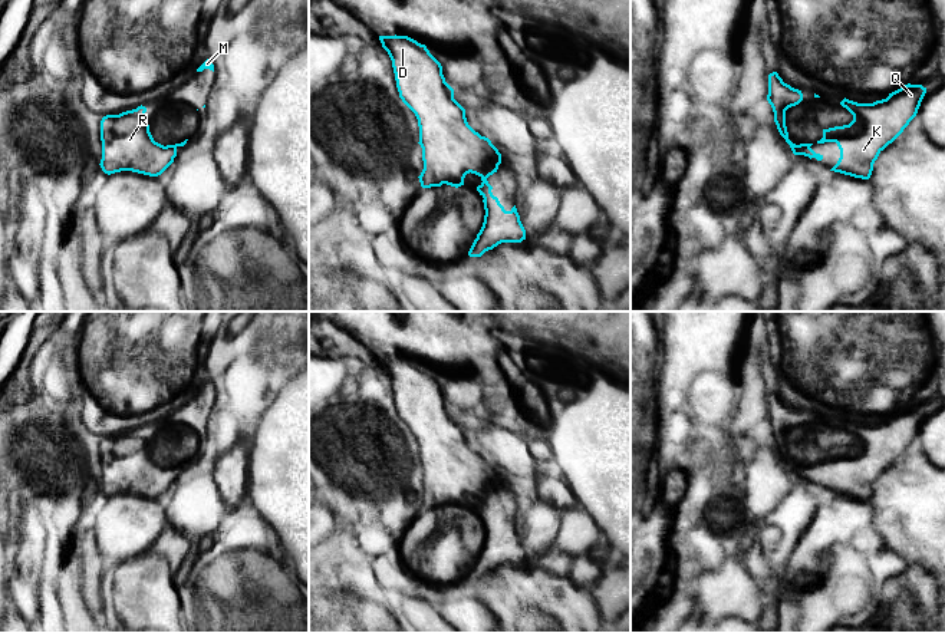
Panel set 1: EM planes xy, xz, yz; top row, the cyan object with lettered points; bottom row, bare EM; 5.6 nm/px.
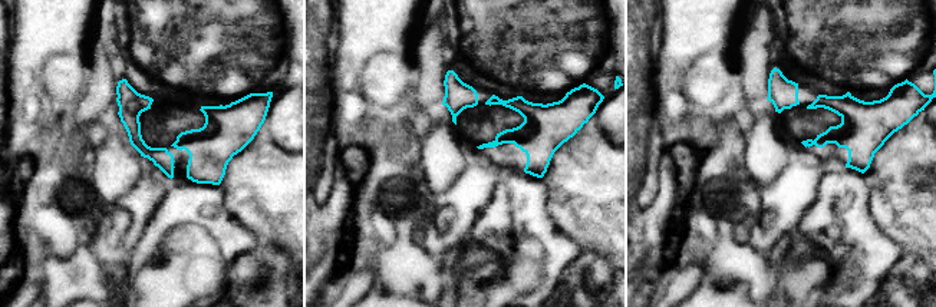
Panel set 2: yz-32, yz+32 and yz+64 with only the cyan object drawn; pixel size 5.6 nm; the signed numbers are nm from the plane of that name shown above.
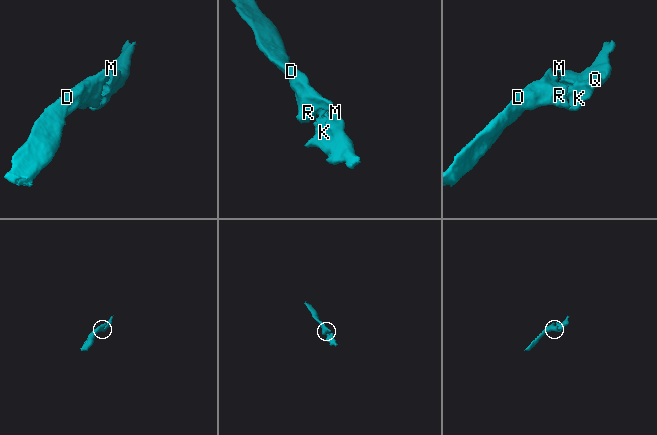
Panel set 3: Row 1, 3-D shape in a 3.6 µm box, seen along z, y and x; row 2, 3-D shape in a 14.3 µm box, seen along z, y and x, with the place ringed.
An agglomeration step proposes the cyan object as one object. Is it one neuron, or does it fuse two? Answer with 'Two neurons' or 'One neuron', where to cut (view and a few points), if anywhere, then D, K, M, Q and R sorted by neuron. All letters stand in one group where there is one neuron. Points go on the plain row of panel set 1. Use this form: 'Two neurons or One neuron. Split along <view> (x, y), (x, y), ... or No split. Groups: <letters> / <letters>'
One neuron. No split. Groups: D K M Q R

